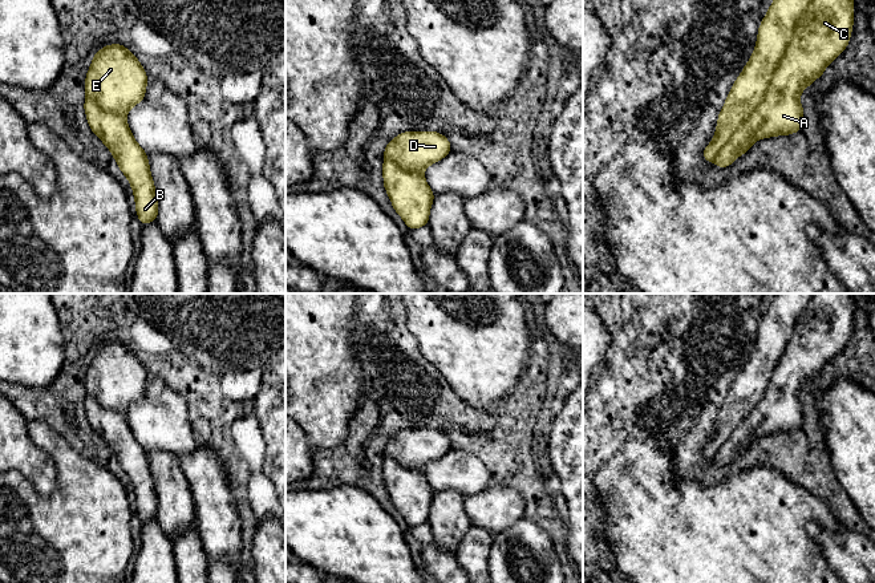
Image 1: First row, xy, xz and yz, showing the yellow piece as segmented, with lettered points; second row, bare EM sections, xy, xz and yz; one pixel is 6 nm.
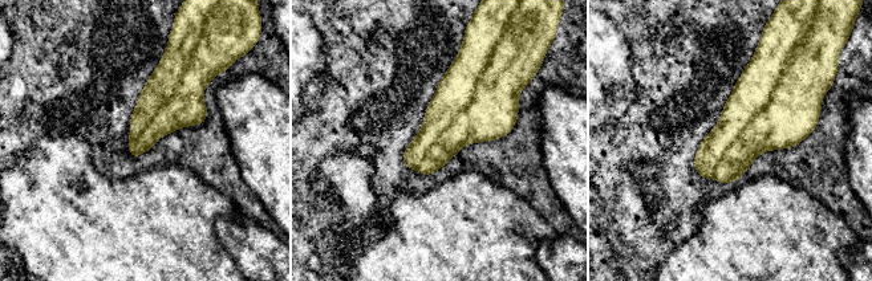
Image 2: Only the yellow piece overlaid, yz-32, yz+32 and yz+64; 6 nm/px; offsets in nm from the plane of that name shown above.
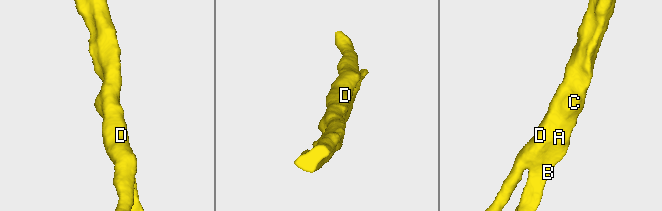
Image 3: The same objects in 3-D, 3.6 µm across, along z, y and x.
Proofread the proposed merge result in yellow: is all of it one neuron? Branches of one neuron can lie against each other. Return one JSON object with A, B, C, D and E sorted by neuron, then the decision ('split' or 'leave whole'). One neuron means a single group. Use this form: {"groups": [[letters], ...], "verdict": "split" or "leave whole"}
{"groups": [["A", "B", "C"], ["D", "E"]], "verdict": "split"}

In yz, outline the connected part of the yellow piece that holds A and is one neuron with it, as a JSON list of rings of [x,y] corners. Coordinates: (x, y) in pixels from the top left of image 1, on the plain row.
[[[813,293],[766,386],[762,400],[720,448],[714,459],[728,465],[757,437],[802,426],[799,393],[846,347],[854,321],[854,293]]]

